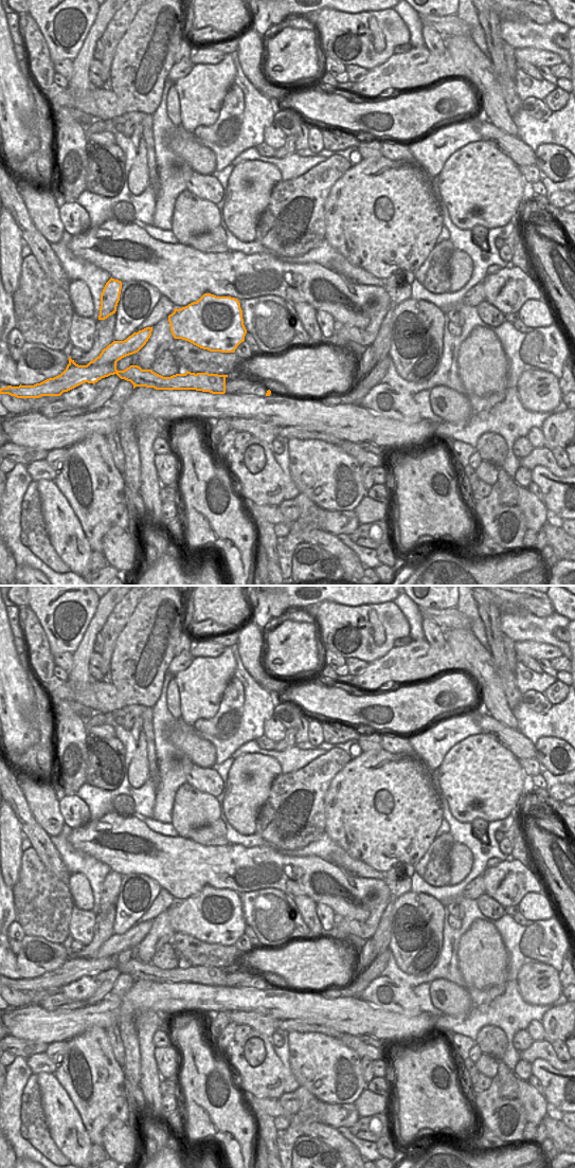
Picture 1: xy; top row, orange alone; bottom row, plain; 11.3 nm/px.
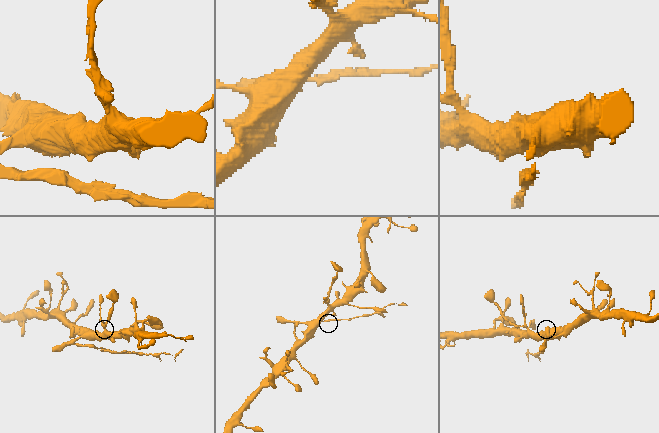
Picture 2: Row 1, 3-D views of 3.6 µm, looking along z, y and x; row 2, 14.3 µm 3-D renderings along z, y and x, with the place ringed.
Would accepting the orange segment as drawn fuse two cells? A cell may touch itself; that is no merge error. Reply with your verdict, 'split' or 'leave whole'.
split

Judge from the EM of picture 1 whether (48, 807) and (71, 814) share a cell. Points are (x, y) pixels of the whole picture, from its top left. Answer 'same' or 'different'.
different

